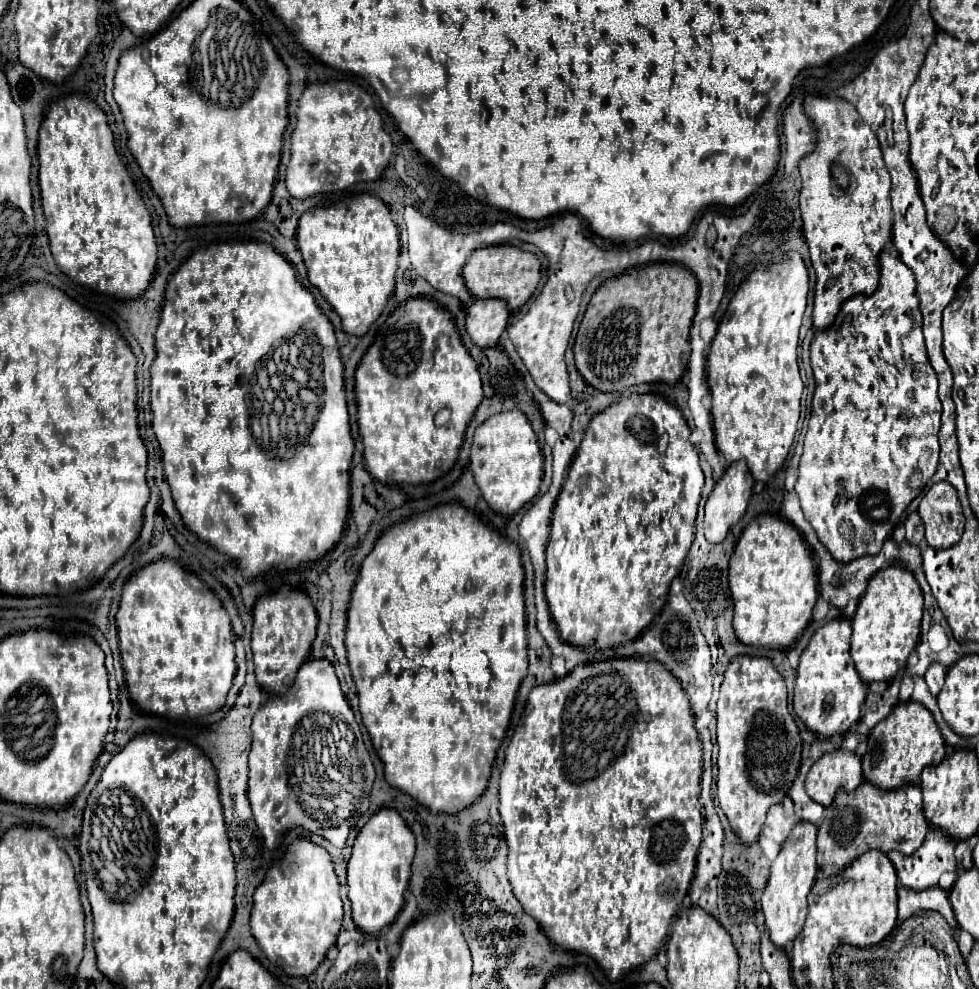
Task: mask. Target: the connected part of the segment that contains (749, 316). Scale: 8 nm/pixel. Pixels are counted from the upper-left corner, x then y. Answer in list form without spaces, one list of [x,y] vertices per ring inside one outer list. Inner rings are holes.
[[[791,252],[785,260],[769,264],[765,270],[753,270],[735,290],[707,354],[709,388],[713,396],[711,416],[715,426],[715,446],[725,456],[727,464],[745,460],[753,478],[763,482],[767,482],[783,466],[799,422],[803,382],[797,366],[797,340],[807,304],[807,284],[809,276],[799,252]]]

